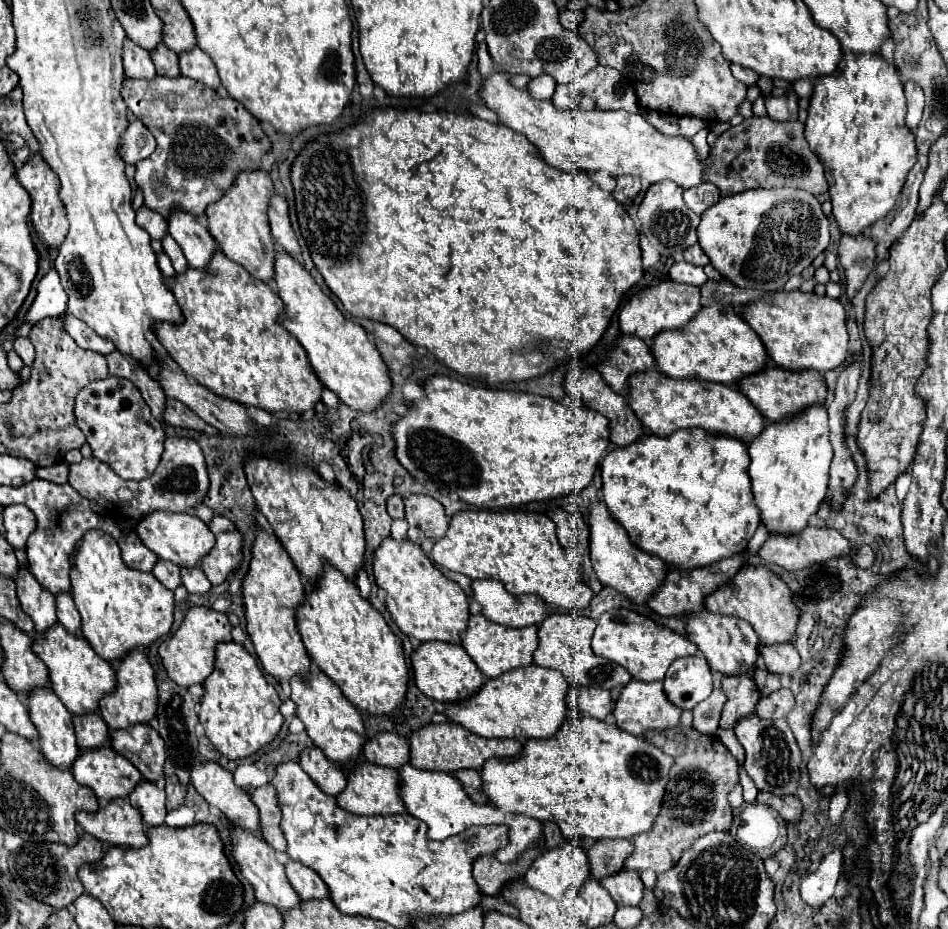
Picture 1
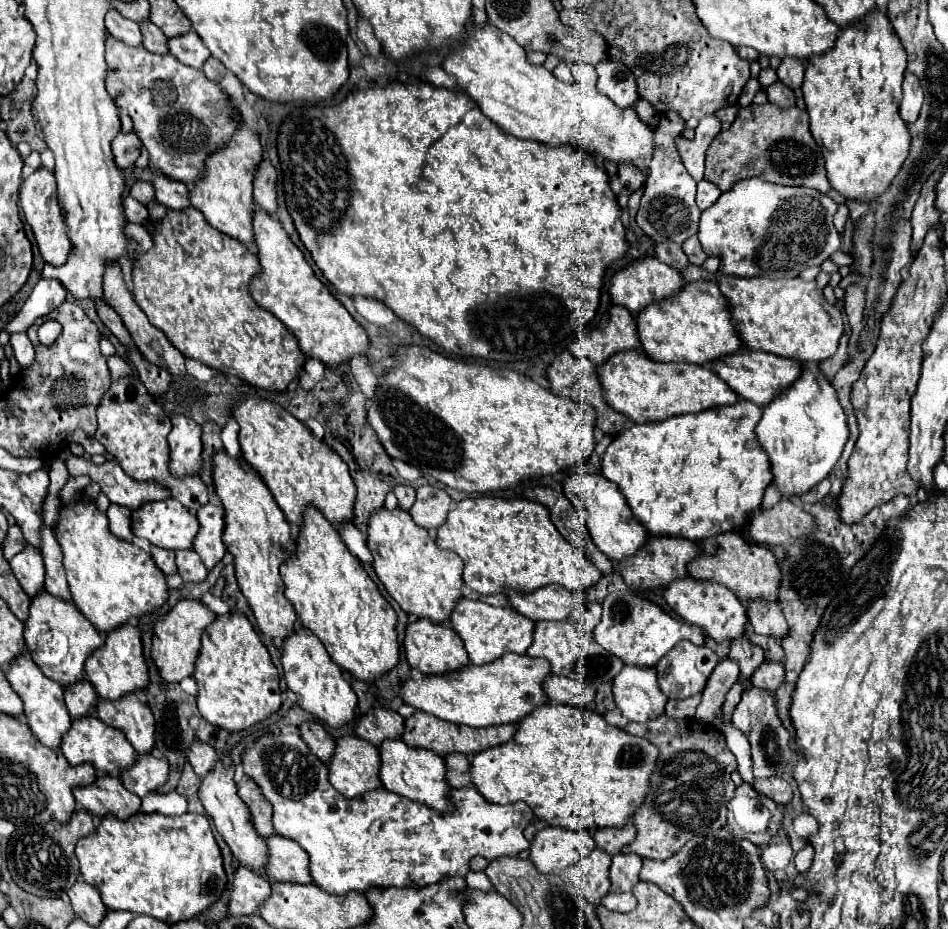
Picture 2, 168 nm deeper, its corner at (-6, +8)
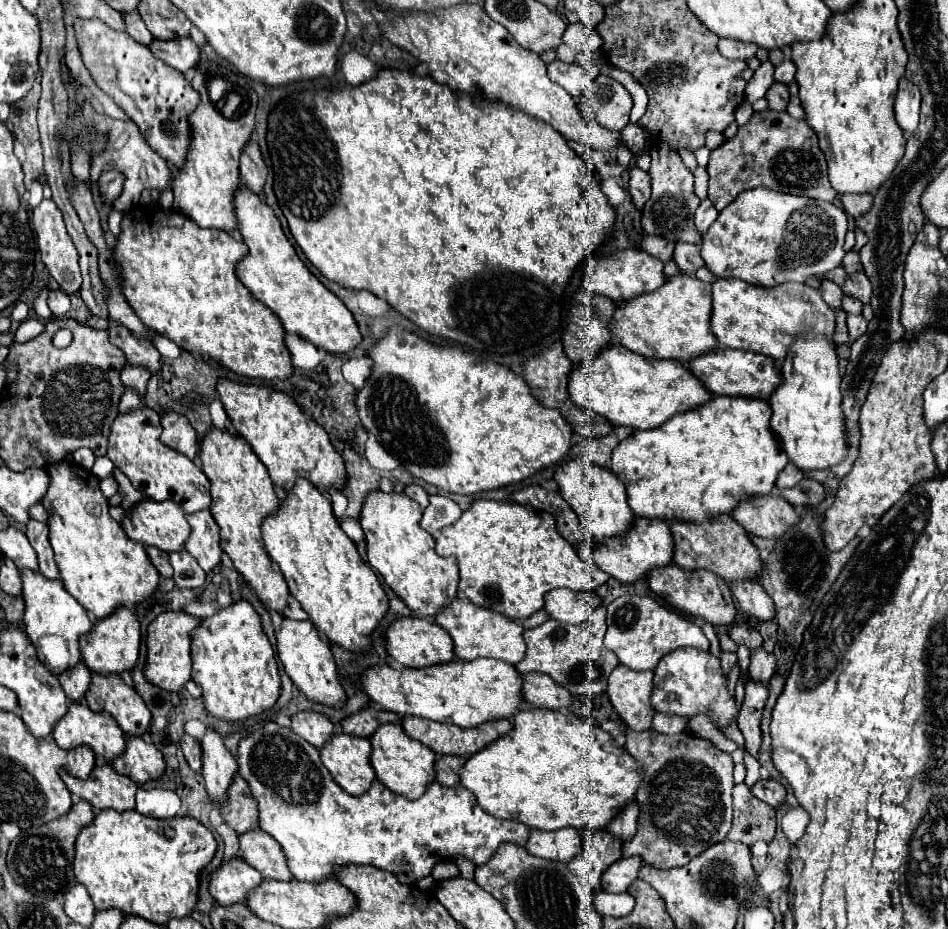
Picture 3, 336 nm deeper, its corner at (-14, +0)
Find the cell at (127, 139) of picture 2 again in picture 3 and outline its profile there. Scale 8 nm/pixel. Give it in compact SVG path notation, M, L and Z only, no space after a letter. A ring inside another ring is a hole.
M108 170L106 174L102 174L98 178L98 190L102 196L102 202L112 206L112 202L120 196L122 192L122 184L124 184L124 174L120 174L118 170Z

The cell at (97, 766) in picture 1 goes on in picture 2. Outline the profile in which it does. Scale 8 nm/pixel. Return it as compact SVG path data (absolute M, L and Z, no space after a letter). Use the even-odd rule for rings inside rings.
M92 716L82 718L82 720L72 720L72 728L64 736L64 742L62 742L62 752L72 766L88 762L98 772L108 772L114 776L122 774L120 770L136 764L136 752L134 752L132 744L126 740L126 736L120 730L114 730L114 728L106 726L102 720L92 718Z

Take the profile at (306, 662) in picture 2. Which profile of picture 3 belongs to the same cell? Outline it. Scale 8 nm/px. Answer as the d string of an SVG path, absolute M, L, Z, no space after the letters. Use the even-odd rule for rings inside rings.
M284 618L280 628L276 630L276 648L278 658L286 670L286 674L292 678L294 686L304 692L310 700L328 704L332 708L340 708L346 702L344 688L338 680L336 664L332 658L332 652L328 648L328 642L320 636L320 632L314 628L310 620L290 620Z

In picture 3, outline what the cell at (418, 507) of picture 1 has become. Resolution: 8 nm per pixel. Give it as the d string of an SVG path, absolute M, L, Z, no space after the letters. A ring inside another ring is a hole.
M430 496L430 504L424 510L420 526L426 532L434 534L434 532L442 530L444 526L450 526L452 522L456 522L460 518L460 514L462 514L462 510L450 498L446 498L446 496Z

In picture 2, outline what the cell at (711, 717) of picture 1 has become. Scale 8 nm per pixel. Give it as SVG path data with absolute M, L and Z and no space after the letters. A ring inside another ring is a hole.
M722 660L716 670L712 672L712 676L708 678L708 684L702 692L702 702L696 708L696 720L700 722L714 722L718 710L722 708L728 690L732 688L732 684L738 680L738 666L732 660Z

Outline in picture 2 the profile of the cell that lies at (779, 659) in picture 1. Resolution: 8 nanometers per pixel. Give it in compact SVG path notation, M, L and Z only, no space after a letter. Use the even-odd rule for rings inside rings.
M754 602L746 606L748 610L748 620L754 628L756 634L774 638L776 642L784 640L788 636L788 624L782 616L782 610L778 604L766 604L766 602Z

